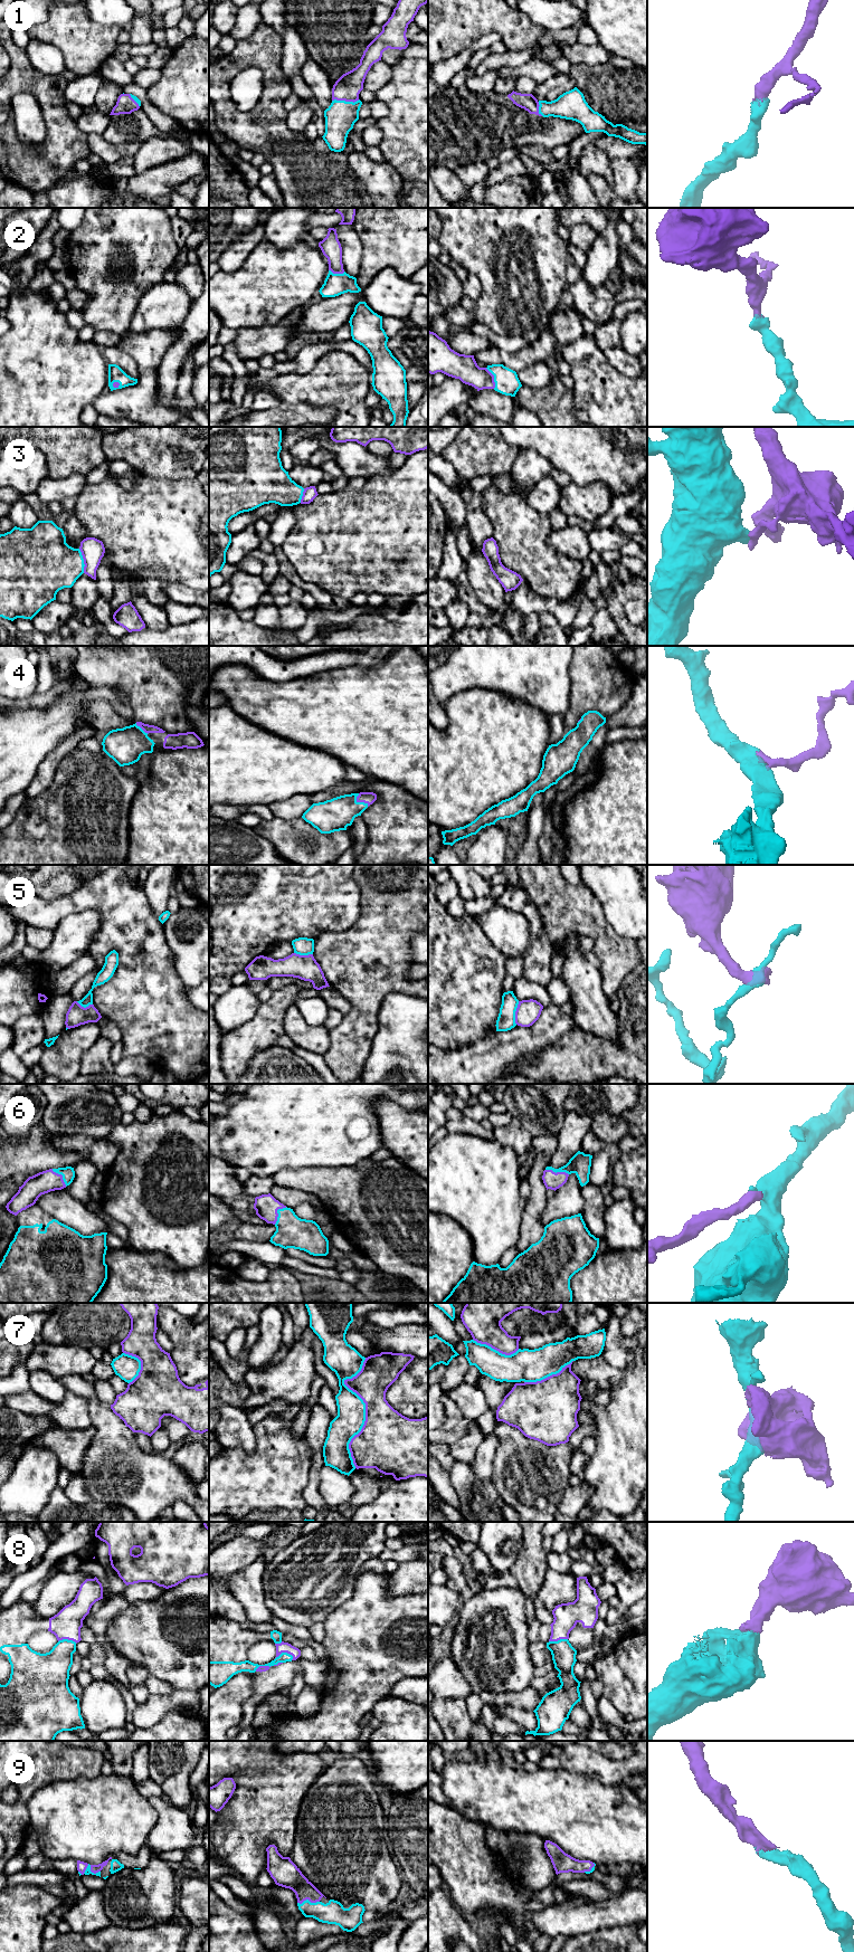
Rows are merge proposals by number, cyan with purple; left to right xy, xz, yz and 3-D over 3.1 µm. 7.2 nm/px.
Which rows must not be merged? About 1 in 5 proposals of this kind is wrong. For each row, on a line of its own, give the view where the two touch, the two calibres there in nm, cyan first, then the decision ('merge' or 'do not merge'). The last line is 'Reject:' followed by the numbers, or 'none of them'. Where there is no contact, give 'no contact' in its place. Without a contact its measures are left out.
1: contact in xz; calibres 220 and 190 nm; merge
2: contact in yz; calibres 180 and 180 nm; merge
3: contact in xy; calibres 400 and 170 nm; do not merge
4: contact in xz; calibres 240 and 90 nm; merge
5: contact in yz; calibres 130 and 170 nm; do not merge
6: contact in xz; calibres 220 and 170 nm; merge
7: contact in xz; calibres 200 and 380 nm; do not merge
8: contact in xz; calibres 70 and 80 nm; merge
9: contact in xy; calibres 50 and 60 nm; merge
Reject: 3, 5, 7

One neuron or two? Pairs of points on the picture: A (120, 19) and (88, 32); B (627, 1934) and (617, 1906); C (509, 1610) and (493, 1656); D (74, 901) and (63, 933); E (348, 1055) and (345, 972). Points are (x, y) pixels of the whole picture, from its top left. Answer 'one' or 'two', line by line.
A: two
B: two
C: one
D: two
E: one

